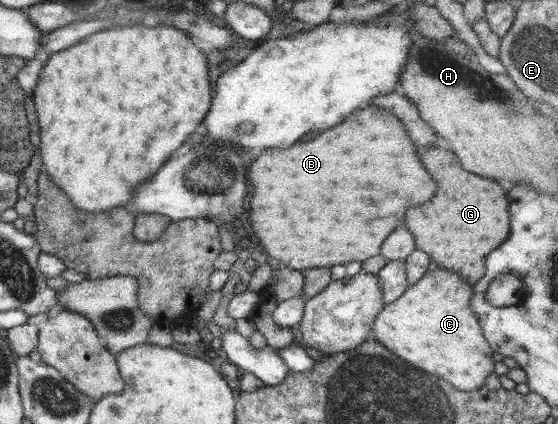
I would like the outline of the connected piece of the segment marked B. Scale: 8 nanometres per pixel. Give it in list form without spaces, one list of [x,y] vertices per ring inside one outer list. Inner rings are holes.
[[[364,105],[359,107],[353,111],[351,111],[351,115],[343,121],[343,123],[339,123],[339,125],[335,125],[335,127],[331,127],[331,129],[327,129],[327,131],[323,131],[321,135],[317,135],[313,141],[307,141],[307,143],[301,143],[301,141],[297,141],[295,145],[291,145],[289,149],[267,149],[267,151],[263,151],[251,165],[249,165],[249,185],[253,185],[253,199],[251,199],[251,211],[249,211],[249,221],[251,221],[251,227],[253,227],[253,231],[255,231],[255,235],[257,235],[257,239],[259,239],[259,243],[263,245],[263,249],[265,249],[265,253],[269,255],[269,257],[273,257],[273,259],[277,259],[277,261],[283,261],[289,269],[297,269],[297,271],[301,271],[301,269],[313,269],[313,267],[333,267],[333,265],[337,265],[337,263],[347,263],[347,261],[365,261],[365,259],[369,259],[369,257],[375,257],[377,253],[379,253],[379,247],[381,247],[381,243],[385,241],[385,237],[397,227],[397,225],[401,225],[403,223],[403,213],[407,211],[407,207],[417,207],[419,203],[425,203],[427,199],[431,199],[431,195],[433,195],[433,191],[435,191],[435,183],[433,183],[433,179],[429,177],[429,173],[421,167],[421,163],[419,163],[419,159],[415,157],[415,149],[413,149],[413,145],[411,145],[411,141],[409,141],[409,137],[407,137],[407,131],[403,129],[403,125],[401,122],[391,112],[381,109],[377,106],[373,105]]]

